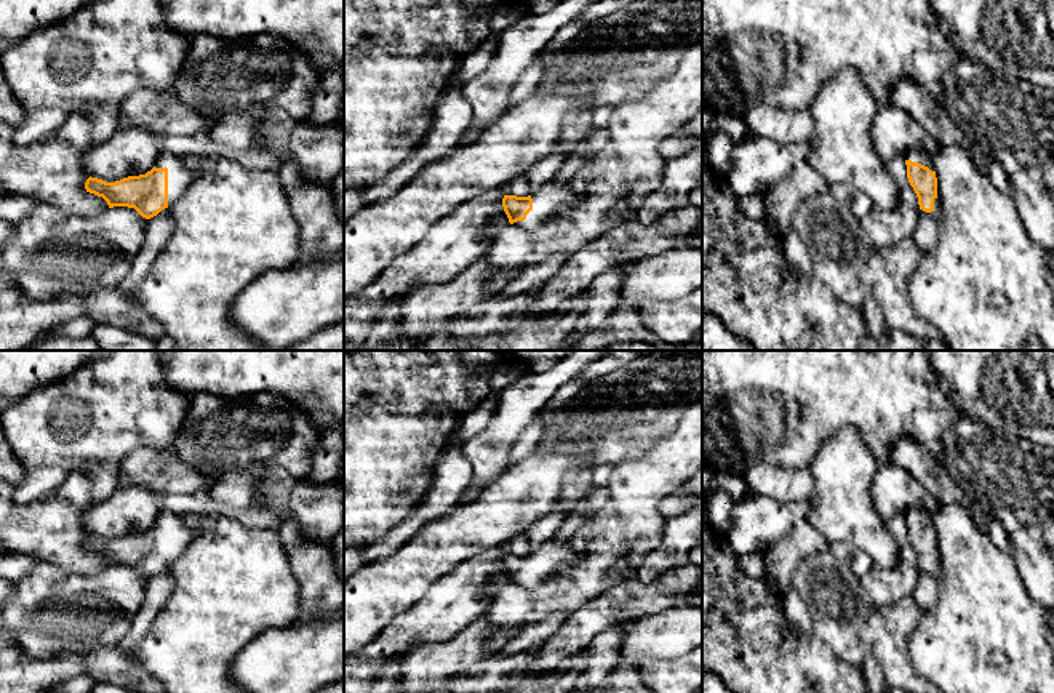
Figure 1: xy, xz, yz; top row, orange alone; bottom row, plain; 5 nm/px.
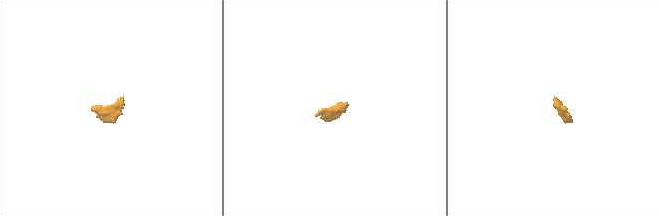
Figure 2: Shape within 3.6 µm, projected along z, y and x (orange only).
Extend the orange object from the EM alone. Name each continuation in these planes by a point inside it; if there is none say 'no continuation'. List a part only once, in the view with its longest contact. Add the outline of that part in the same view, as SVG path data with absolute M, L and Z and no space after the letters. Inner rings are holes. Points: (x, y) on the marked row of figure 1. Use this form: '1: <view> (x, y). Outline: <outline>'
1: xy (179, 176). Outline: M163 150L154 166L168 168L168 206L176 202L197 178L197 173L187 166L187 157L173 152Z

